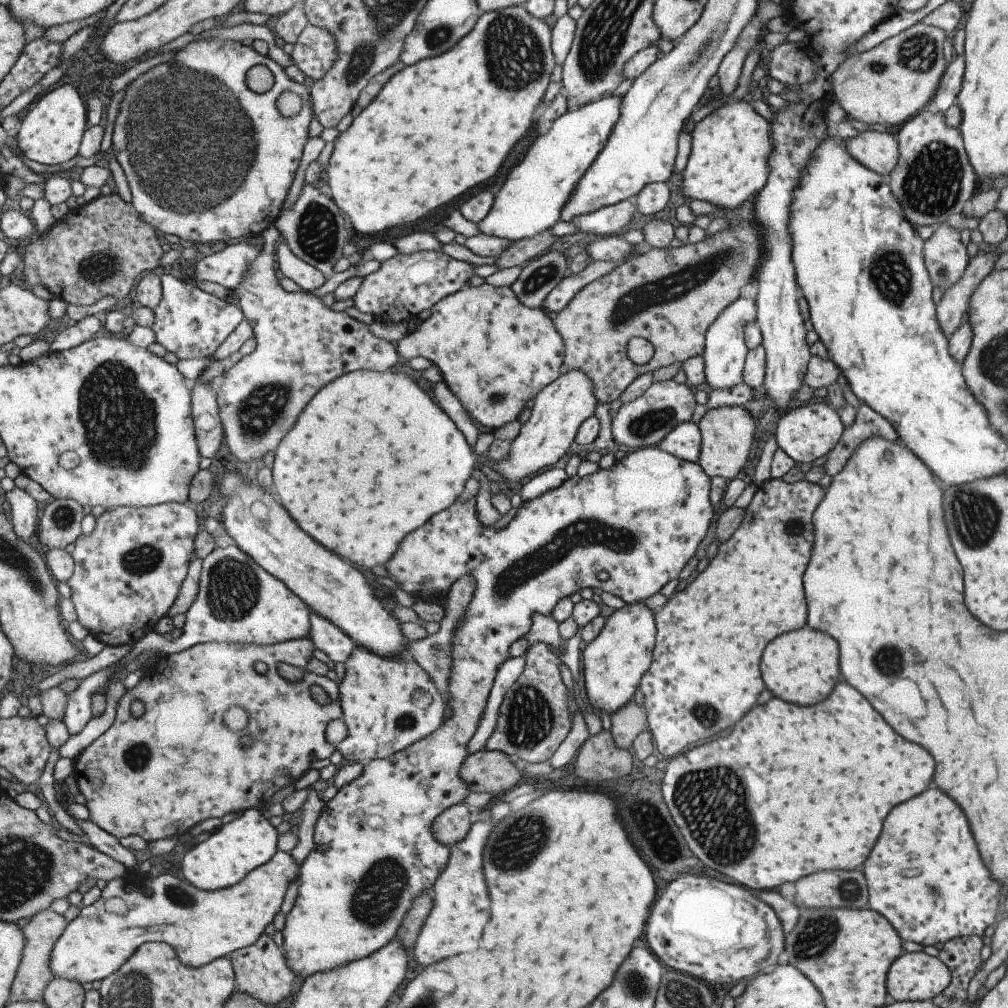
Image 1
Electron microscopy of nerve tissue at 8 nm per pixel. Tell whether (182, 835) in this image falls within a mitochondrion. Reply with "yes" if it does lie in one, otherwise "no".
no

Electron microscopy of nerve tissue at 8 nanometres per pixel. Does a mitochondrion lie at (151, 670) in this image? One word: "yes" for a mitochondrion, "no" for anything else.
no

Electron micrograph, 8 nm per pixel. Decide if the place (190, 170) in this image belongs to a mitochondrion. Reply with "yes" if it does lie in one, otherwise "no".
yes

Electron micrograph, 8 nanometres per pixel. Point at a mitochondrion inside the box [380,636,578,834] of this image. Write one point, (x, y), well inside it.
(530, 720)

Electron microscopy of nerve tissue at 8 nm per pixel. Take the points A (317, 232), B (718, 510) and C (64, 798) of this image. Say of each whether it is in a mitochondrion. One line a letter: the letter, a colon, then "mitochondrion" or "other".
A: mitochondrion
B: other
C: other

